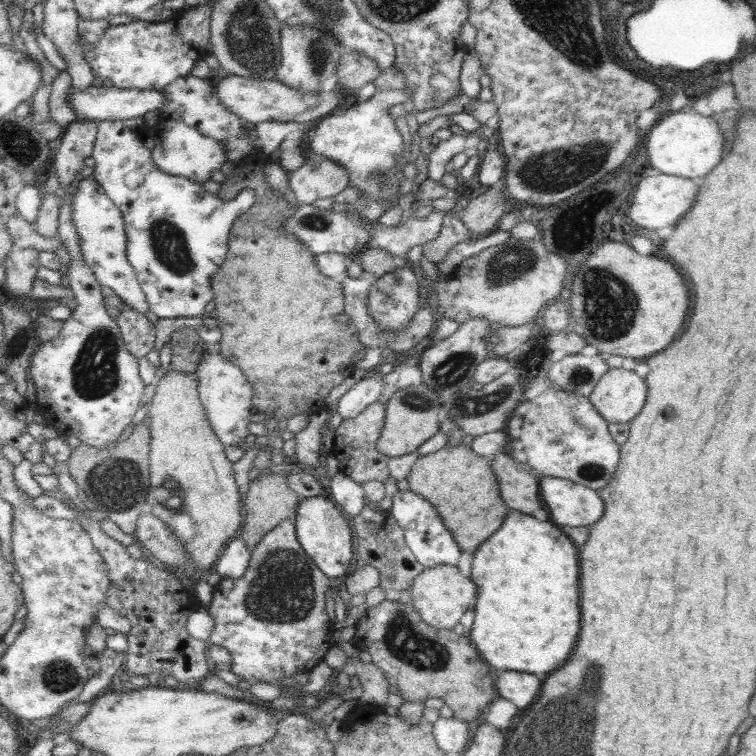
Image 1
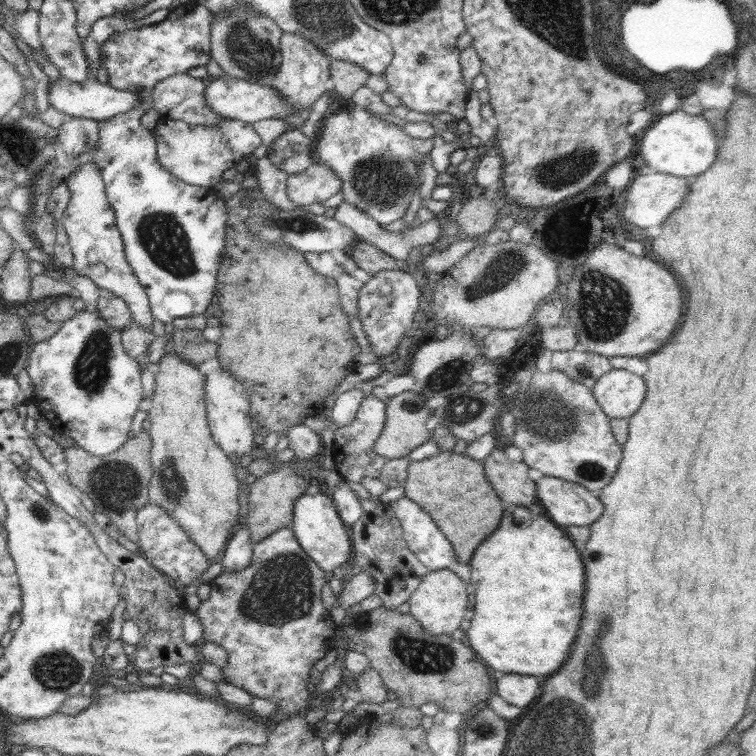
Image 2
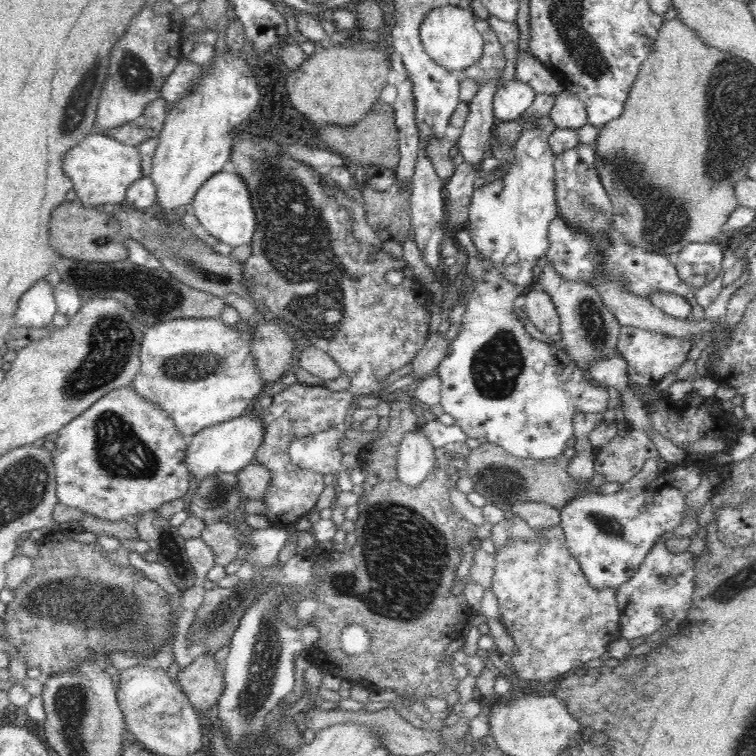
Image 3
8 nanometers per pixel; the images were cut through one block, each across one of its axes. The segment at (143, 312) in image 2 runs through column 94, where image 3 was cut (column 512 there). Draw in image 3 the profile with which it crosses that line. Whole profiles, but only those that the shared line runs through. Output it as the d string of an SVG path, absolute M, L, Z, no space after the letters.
M528 117L522 124L518 140L514 146L514 162L502 180L486 182L480 188L475 188L469 206L470 239L478 254L484 259L492 261L492 267L498 269L498 273L506 281L518 286L521 290L533 282L533 269L537 266L538 259L547 254L550 249L548 237L550 222L558 216L555 191L555 158L556 155L550 147L548 140L557 129L554 121L540 117Z

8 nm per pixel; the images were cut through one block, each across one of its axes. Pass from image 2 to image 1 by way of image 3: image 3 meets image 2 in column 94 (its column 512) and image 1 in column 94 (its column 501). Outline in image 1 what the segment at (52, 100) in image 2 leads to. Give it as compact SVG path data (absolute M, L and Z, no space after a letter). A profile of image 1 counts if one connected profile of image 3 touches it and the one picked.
M92 86L86 90L72 90L70 92L70 107L76 111L78 118L85 117L90 121L104 120L126 120L130 118L143 117L144 114L159 110L166 104L168 95L164 89L121 89L116 87Z

